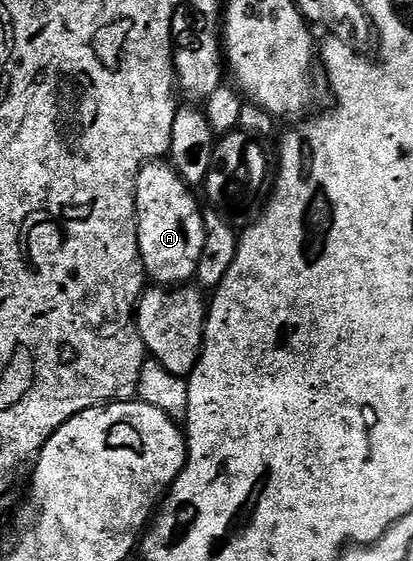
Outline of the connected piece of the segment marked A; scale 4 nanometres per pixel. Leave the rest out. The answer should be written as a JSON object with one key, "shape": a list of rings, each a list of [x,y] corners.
{"shape":[[[156,158],[141,167],[136,178],[136,232],[140,263],[147,278],[156,285],[184,285],[195,276],[198,257],[202,257],[202,245],[206,245],[204,211],[195,199],[193,188],[172,168],[171,162]]]}

